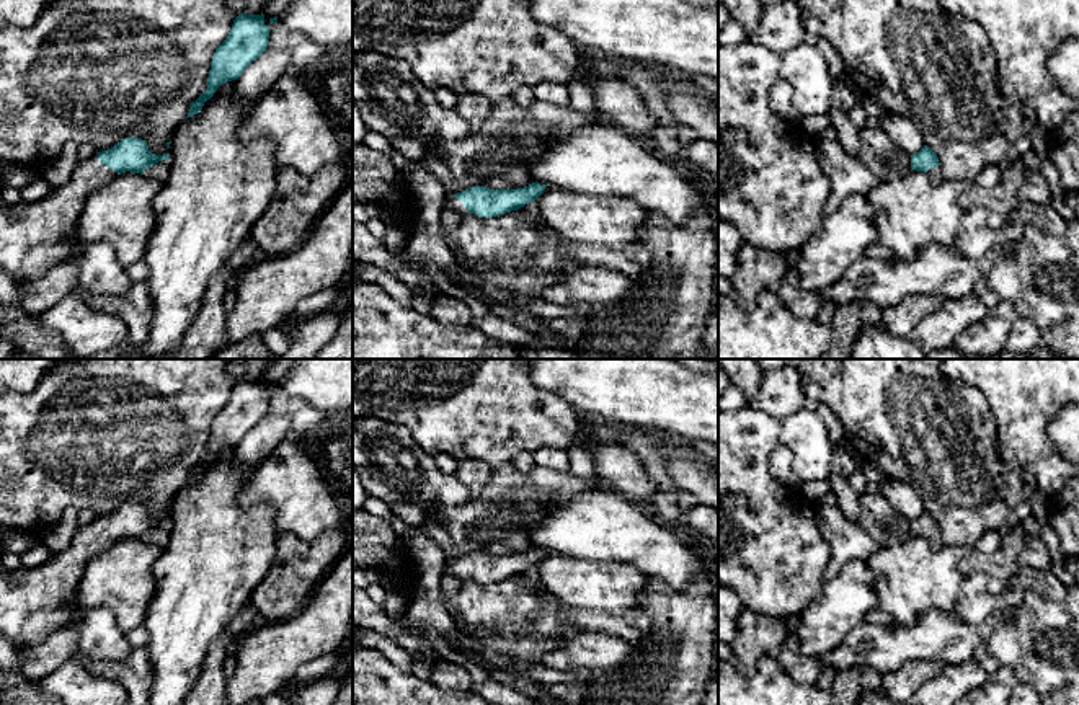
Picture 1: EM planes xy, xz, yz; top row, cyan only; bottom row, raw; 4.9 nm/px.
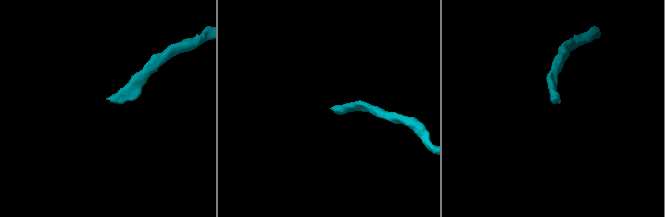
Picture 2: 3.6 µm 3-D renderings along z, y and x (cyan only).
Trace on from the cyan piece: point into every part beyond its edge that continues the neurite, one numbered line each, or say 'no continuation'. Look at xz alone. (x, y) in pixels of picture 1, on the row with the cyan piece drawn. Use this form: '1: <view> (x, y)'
1: xz (457, 206)

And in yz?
1: yz (936, 175)

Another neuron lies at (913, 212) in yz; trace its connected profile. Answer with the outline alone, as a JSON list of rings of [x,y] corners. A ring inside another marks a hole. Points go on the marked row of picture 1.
[[[916,170],[891,181],[880,181],[865,193],[867,201],[877,211],[877,243],[891,250],[898,259],[912,259],[929,245],[952,246],[958,237],[963,215],[960,197],[968,186],[968,181],[947,178],[932,183],[924,171]]]

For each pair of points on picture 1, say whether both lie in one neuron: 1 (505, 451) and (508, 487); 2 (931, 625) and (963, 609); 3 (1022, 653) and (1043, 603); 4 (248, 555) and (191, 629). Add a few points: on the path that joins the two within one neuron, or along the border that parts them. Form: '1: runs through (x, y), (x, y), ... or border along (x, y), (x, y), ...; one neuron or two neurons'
1: border along (513, 461), (493, 469); two neurons
2: border along (950, 612), (970, 624), (981, 624), (993, 614); two neurons
3: runs through (1035, 640), (1043, 629), (1043, 616); one neuron
4: runs through (230, 571), (191, 611); one neuron

